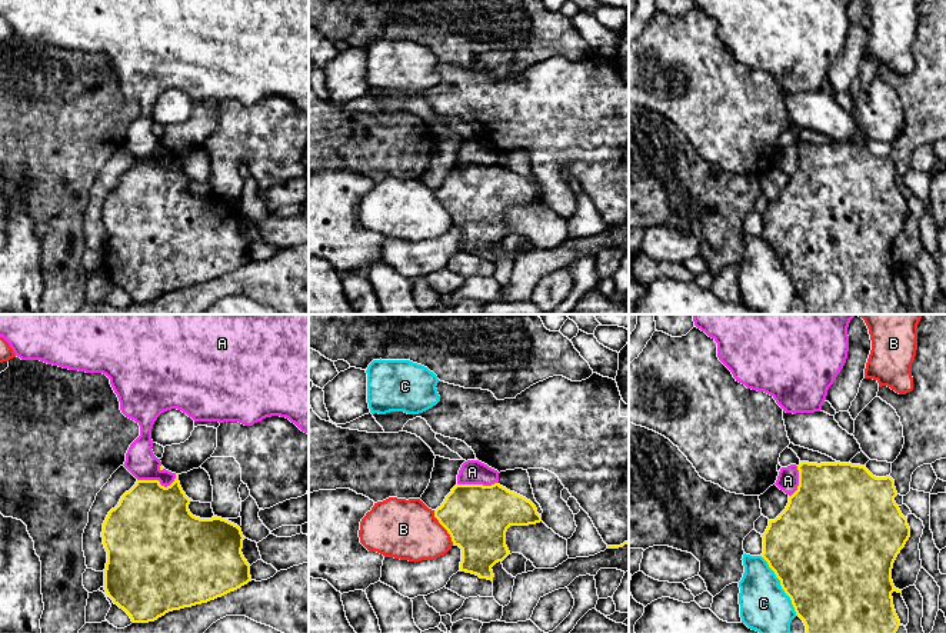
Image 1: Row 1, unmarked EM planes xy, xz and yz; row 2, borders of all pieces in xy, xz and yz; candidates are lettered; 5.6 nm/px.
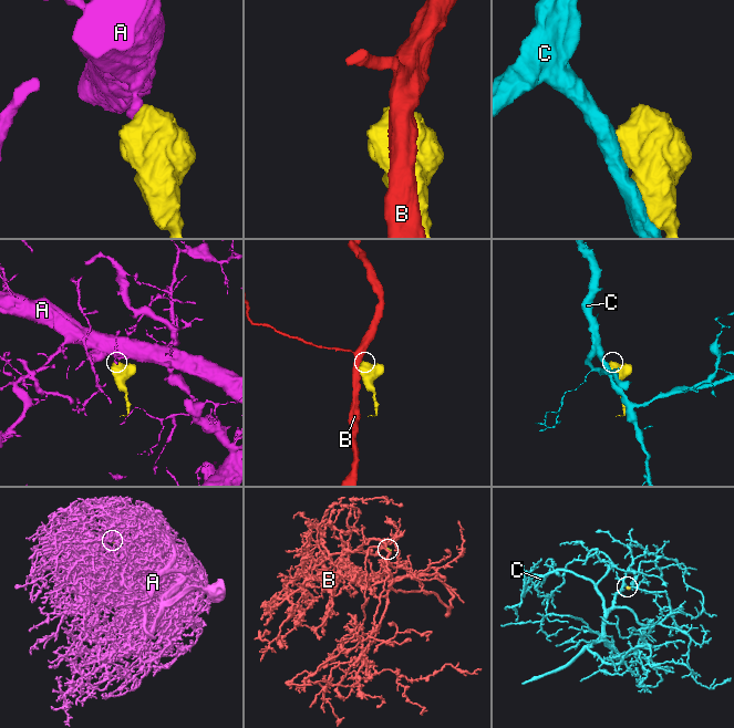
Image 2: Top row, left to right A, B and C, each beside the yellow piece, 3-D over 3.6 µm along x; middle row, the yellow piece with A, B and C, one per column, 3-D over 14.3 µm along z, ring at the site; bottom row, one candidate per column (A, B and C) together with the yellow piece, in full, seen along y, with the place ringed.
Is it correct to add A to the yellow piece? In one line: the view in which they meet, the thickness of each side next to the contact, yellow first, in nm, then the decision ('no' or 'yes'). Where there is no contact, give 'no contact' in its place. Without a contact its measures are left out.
contact in xy; calibres 440 and 170 nm; no

